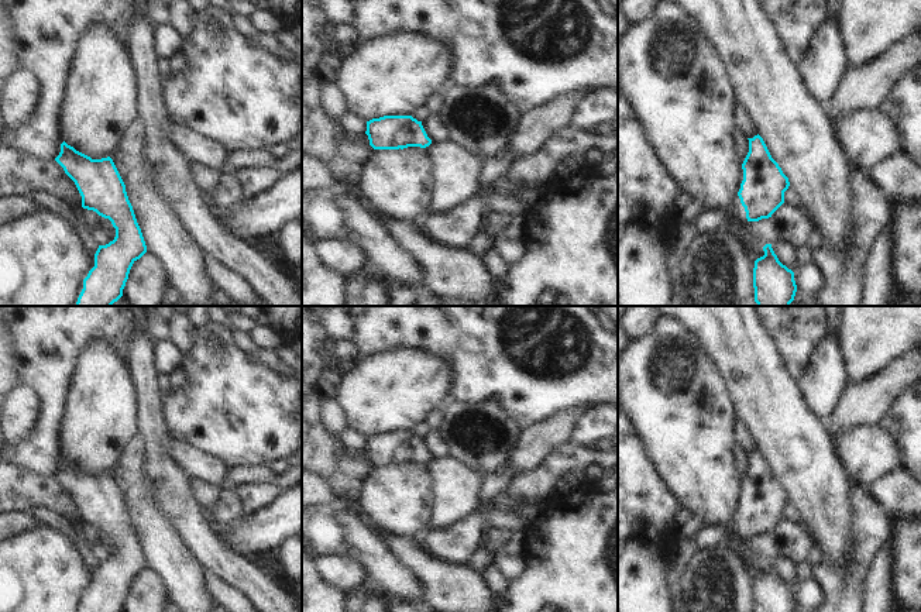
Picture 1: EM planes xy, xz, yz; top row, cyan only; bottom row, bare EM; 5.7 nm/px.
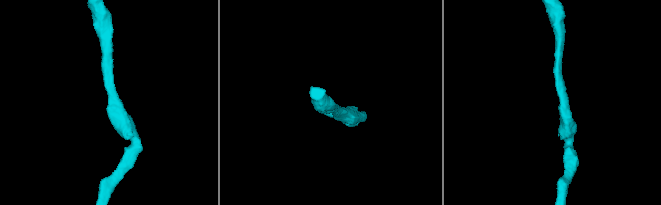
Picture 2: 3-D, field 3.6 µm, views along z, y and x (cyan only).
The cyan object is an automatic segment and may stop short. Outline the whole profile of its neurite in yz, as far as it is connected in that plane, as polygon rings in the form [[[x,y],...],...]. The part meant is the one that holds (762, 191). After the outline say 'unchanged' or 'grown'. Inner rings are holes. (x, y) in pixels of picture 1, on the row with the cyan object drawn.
[[[763,138],[749,140],[749,152],[742,164],[743,180],[732,202],[732,217],[742,221],[769,219],[784,203],[788,178],[771,158]]] | grown

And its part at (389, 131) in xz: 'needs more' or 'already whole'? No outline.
already whole

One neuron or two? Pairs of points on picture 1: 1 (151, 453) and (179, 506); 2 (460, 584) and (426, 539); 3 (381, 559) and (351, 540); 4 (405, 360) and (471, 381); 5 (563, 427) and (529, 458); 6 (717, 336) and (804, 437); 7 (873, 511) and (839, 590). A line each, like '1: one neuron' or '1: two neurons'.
1: one neuron
2: two neurons
3: one neuron
4: two neurons
5: one neuron
6: one neuron
7: one neuron

